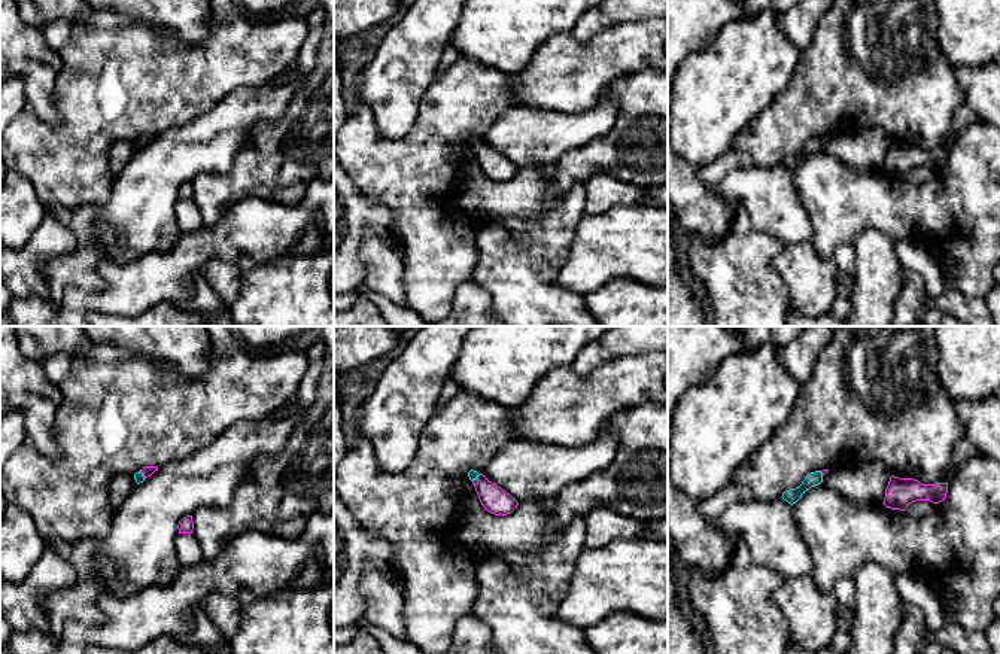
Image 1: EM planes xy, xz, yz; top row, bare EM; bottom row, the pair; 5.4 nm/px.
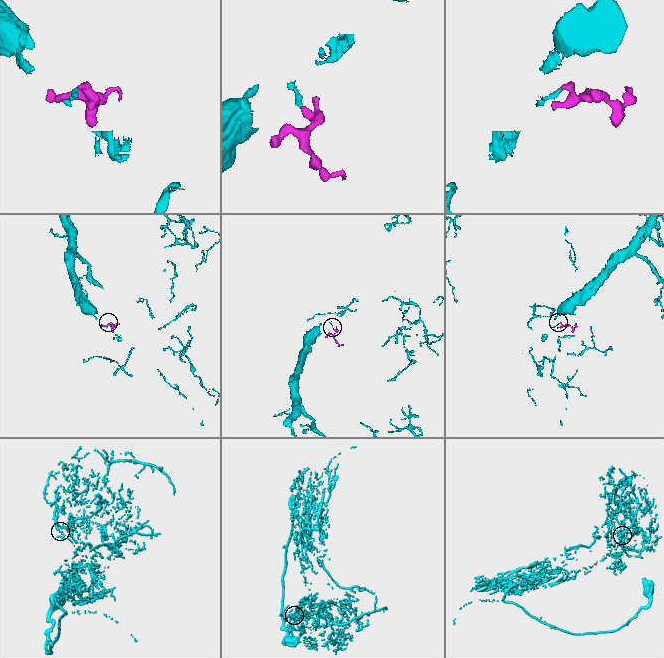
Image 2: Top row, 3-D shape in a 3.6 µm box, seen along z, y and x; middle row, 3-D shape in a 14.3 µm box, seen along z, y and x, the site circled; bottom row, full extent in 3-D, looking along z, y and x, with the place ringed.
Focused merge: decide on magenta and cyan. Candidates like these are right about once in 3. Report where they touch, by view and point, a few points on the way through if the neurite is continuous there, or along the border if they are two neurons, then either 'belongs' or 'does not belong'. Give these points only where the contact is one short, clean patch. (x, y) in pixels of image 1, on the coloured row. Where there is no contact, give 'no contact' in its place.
meets magenta in xz at (477, 477); runs through xz (497, 501), (477, 477), (473, 474); belongs

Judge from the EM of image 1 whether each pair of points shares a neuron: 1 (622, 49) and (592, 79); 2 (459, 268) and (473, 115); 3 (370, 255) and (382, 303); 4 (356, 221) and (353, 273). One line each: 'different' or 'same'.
1: same
2: same
3: different
4: same

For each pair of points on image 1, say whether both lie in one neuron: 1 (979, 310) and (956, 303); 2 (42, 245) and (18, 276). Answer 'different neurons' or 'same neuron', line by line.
1: same neuron
2: same neuron

